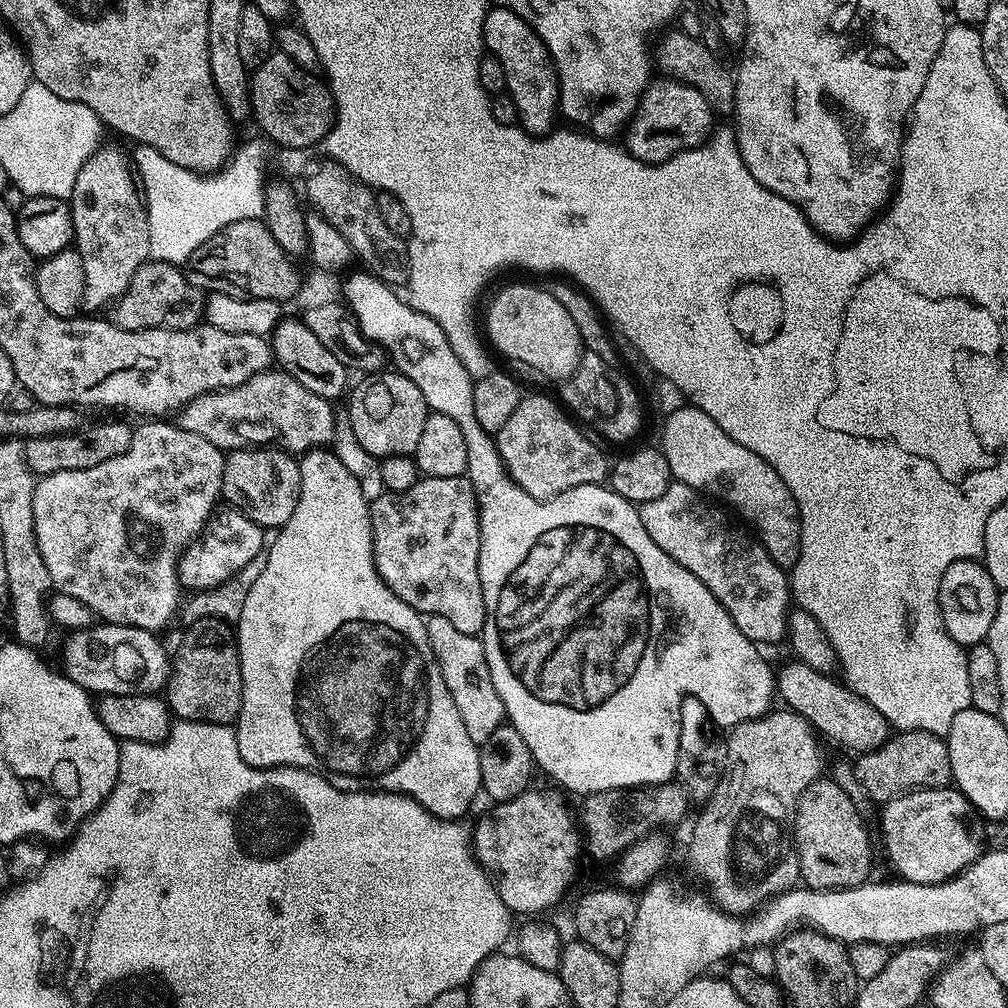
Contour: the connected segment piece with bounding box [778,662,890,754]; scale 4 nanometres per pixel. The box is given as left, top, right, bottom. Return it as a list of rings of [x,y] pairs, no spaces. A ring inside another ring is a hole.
[[[791,662],[778,672],[778,696],[791,711],[804,717],[817,733],[829,736],[836,744],[849,748],[855,754],[865,754],[883,747],[890,737],[888,719],[874,710],[866,698],[839,679],[814,670],[799,662]],[[823,733],[823,734],[822,734]]]

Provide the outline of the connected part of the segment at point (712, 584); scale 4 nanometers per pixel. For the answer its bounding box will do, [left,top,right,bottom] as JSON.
[638,482,790,646]

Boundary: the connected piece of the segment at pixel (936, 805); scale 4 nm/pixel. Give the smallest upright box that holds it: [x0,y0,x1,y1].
[883,786,984,884]

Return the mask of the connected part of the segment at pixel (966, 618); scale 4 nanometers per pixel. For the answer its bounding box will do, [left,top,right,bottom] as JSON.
[940,558,1000,646]

